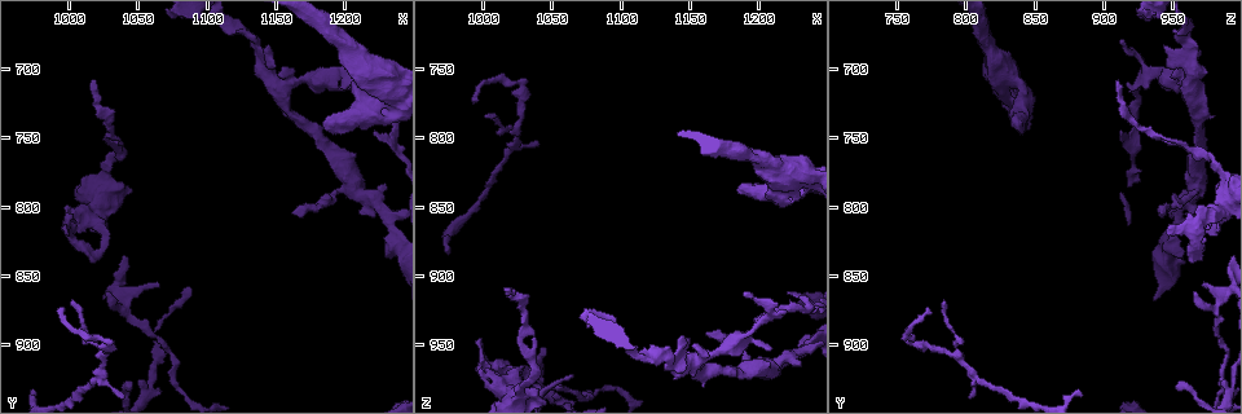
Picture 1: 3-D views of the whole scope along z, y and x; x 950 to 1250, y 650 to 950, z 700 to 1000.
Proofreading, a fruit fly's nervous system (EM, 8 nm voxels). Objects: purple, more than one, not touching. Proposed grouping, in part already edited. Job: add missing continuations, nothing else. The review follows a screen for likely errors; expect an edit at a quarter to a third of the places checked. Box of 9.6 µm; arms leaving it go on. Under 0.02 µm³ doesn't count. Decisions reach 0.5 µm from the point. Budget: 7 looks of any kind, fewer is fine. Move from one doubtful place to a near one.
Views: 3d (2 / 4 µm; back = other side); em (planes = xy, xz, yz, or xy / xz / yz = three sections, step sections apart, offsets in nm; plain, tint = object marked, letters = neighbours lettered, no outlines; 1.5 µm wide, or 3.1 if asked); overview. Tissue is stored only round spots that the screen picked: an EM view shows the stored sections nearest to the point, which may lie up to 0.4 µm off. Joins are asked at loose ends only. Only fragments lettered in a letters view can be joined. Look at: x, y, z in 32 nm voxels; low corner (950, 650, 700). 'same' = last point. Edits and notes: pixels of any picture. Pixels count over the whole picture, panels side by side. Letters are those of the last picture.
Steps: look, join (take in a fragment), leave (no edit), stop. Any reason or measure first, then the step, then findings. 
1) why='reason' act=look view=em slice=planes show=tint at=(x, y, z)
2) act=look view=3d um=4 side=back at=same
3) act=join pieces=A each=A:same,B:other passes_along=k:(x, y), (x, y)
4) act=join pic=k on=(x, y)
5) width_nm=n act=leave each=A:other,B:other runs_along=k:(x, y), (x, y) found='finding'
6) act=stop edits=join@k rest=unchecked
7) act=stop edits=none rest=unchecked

why='thick end' act=look view=em slice=yz step=8 show=letters at=(1230, 722, 830)

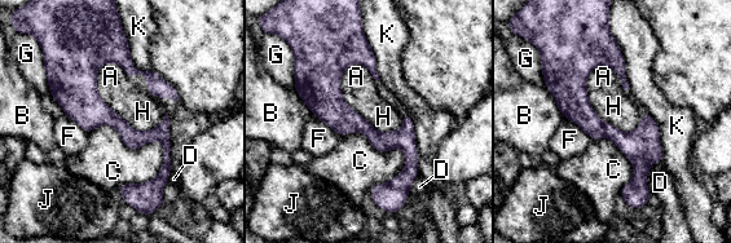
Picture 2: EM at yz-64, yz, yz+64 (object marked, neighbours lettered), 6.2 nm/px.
act=look view=em slice=planes show=letters at=same

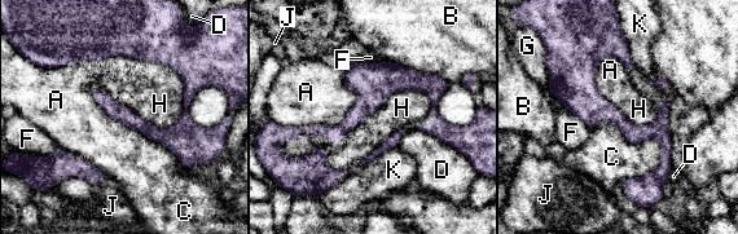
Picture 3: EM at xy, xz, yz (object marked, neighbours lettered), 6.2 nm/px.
act=leave each=A:other,B:other,C:other,D:other,F:other,G:other,H:other,J:other,K:other border=3:(47, 69), (128, 56), (183, 82) found='no lettered fragment goes on from it'

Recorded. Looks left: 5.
why='thin end' act=look view=em slice=planes show=tint at=(1190, 678, 914)

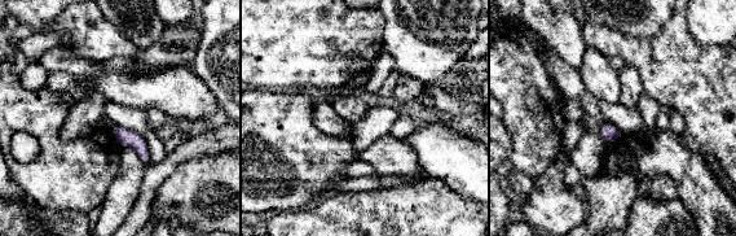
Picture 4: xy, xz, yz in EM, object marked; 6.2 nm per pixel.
act=look view=em slice=planes show=letters at=same

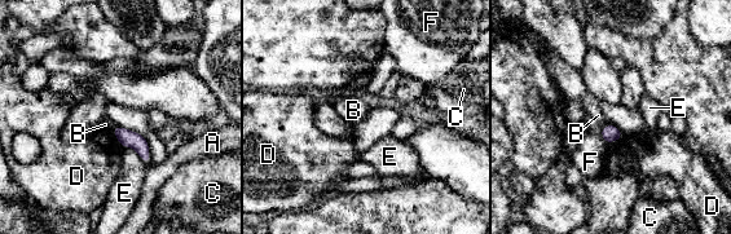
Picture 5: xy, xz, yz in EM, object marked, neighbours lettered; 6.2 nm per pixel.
act=leave each=A:other,B:other,C:other,D:other,E:other,F:other border=5:(608, 123), (602, 128) found='no lettered fragment goes on from it'

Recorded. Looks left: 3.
why='an open end' act=look view=3d um=4 side=back at=(1018, 712, 910)

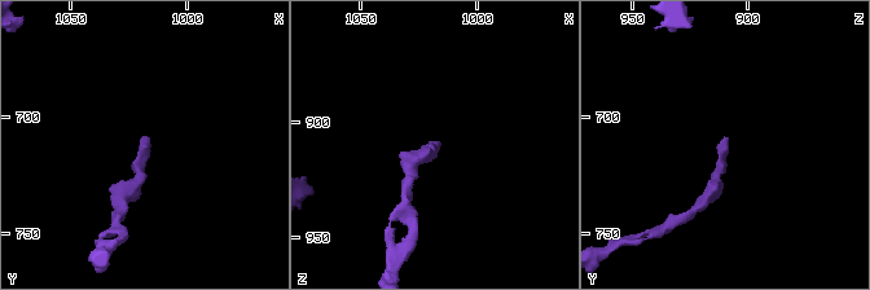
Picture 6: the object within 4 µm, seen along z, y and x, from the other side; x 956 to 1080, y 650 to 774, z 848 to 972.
act=look view=em slice=planes show=letters at=(1016, 710, 909)

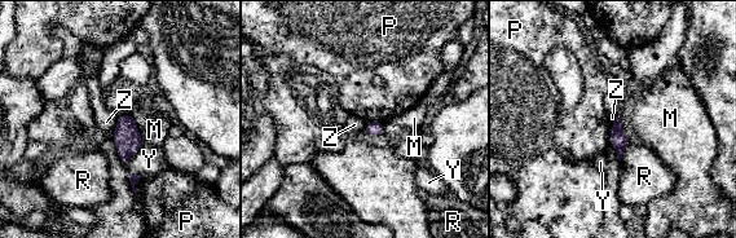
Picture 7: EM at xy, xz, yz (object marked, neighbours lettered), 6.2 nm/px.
width_nm=100 act=leave each=M:other,P:other,R:other,Y:other,Z:other found='none of them fits'

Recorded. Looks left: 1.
act=stop edits=none rest=unchecked

